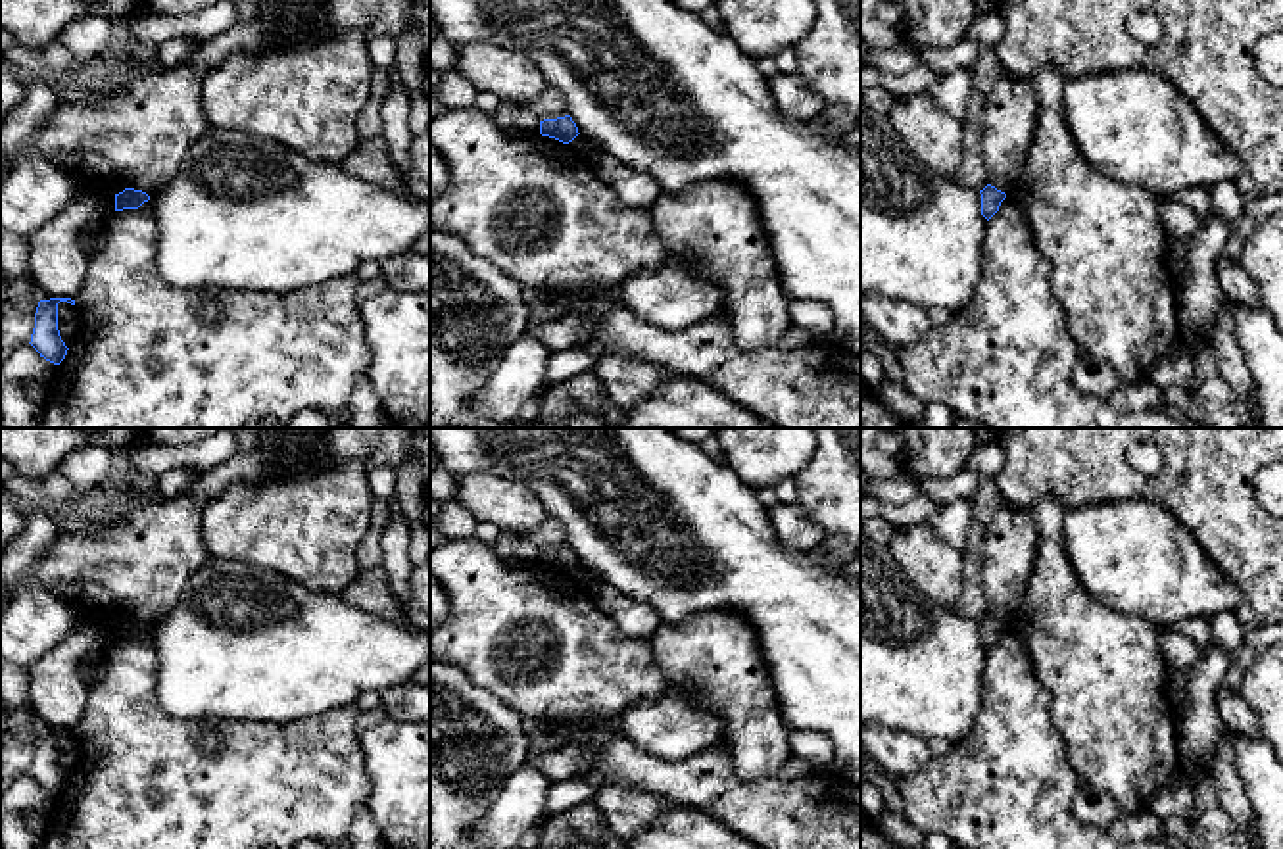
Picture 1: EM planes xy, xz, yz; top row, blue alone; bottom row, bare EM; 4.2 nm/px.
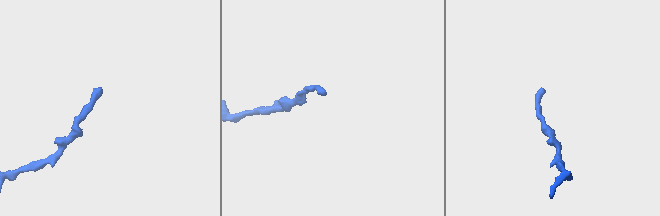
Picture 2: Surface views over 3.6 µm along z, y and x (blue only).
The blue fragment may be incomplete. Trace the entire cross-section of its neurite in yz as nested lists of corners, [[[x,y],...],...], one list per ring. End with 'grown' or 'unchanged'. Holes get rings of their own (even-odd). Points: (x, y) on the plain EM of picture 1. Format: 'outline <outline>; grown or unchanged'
outline [[[991,615],[980,620],[980,624],[981,624],[981,645],[989,651],[999,642],[999,636],[1006,628],[1006,624]]]; unchanged

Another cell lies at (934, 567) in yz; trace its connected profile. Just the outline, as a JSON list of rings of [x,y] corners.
[[[926,522],[897,528],[889,551],[930,601],[956,607],[964,588],[964,553],[939,540]]]

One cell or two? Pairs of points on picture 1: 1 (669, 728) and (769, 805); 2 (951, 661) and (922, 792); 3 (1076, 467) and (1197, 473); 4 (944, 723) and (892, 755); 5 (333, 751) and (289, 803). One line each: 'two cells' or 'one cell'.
1: two cells
2: two cells
3: one cell
4: two cells
5: one cell

